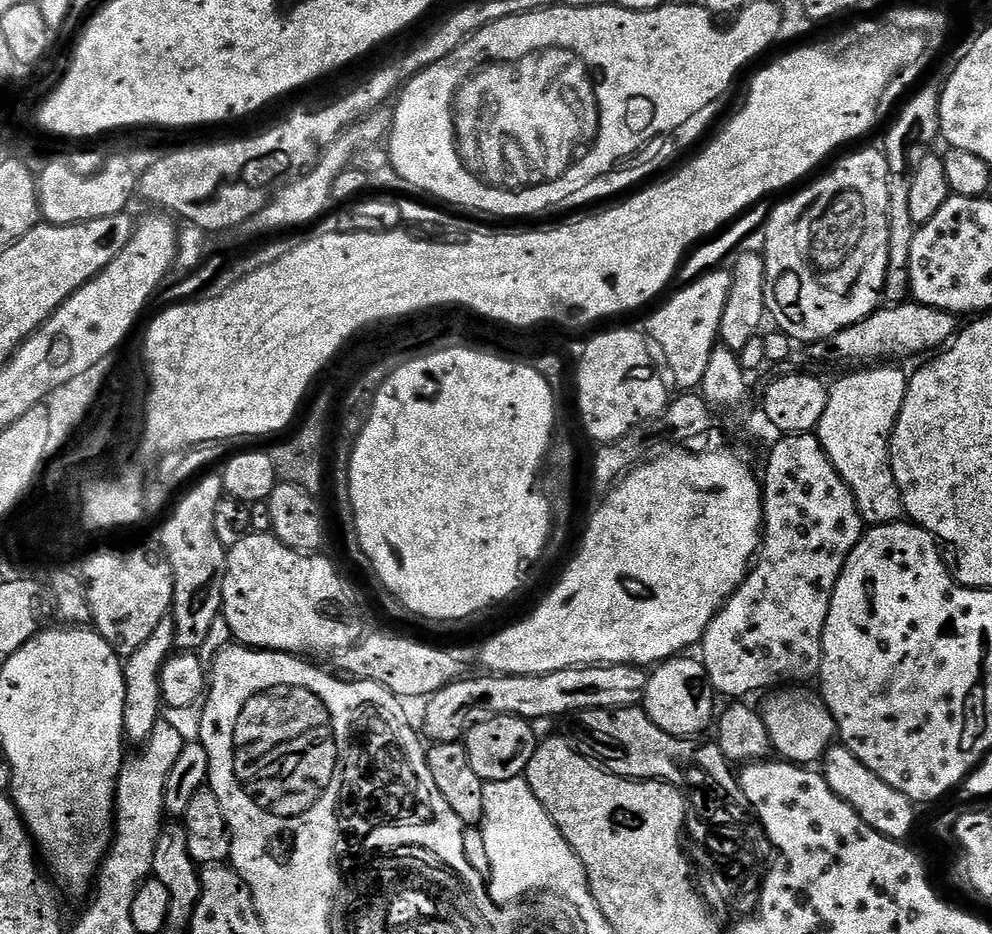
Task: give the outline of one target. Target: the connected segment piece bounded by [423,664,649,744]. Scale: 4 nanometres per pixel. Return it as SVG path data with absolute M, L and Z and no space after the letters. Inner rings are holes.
M602 664L567 668L537 676L497 676L483 674L473 680L461 678L427 697L424 732L432 744L460 742L475 724L495 716L517 716L526 721L536 718L571 717L586 710L614 710L643 705L649 673L633 664Z

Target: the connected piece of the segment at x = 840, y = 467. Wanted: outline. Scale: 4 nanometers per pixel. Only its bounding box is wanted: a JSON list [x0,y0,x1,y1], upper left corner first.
[815,366,909,525]

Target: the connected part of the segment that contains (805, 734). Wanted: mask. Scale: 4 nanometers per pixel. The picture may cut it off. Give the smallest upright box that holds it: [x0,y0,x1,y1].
[762,686,837,766]

